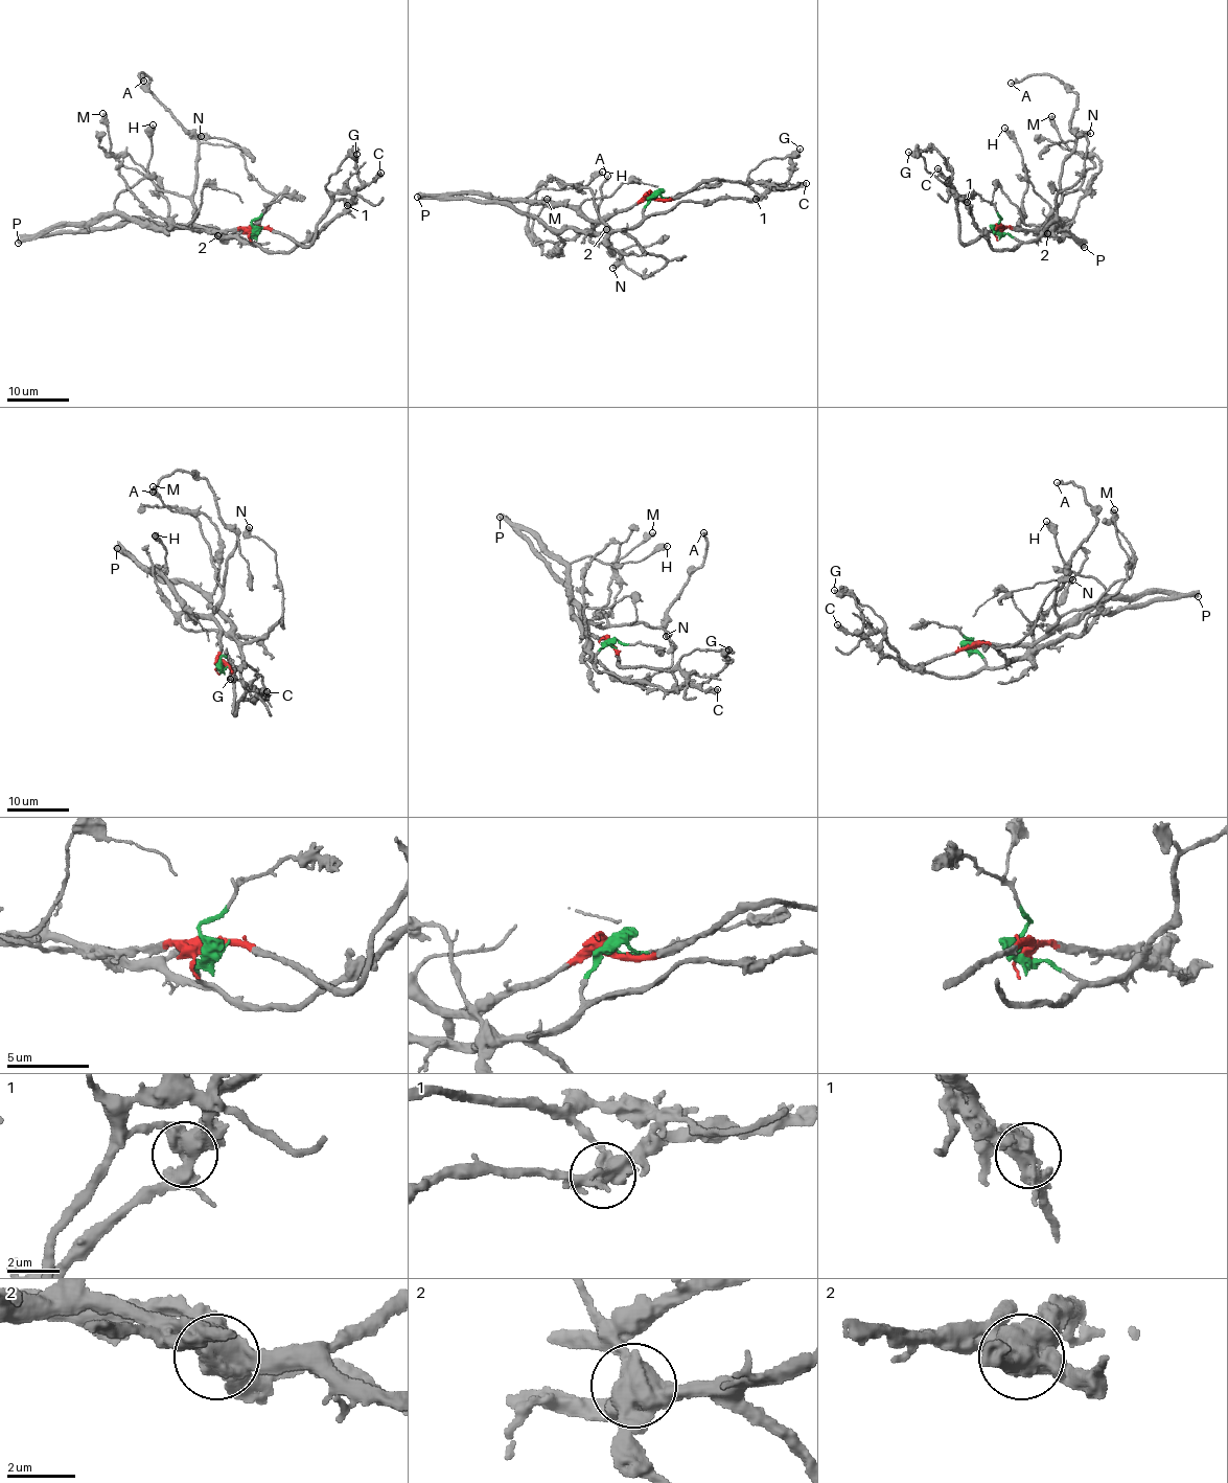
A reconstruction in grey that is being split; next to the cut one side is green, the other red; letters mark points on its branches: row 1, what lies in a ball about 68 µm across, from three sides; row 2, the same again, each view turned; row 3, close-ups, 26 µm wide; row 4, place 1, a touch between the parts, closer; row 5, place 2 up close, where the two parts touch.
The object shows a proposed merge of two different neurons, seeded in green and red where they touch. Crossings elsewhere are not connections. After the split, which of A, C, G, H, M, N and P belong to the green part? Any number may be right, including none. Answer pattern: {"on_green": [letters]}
{"on_green": ["C", "M", "N"]}

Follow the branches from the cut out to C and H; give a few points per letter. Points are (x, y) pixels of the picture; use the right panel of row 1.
C: (998, 227), (1020, 242), (1009, 250), (991, 247), (978, 231), (968, 204), (936, 168)
H: (998, 227), (1042, 228), (1052, 219), (1050, 205), (1034, 190), (1025, 175), (1015, 139), (1004, 128)

